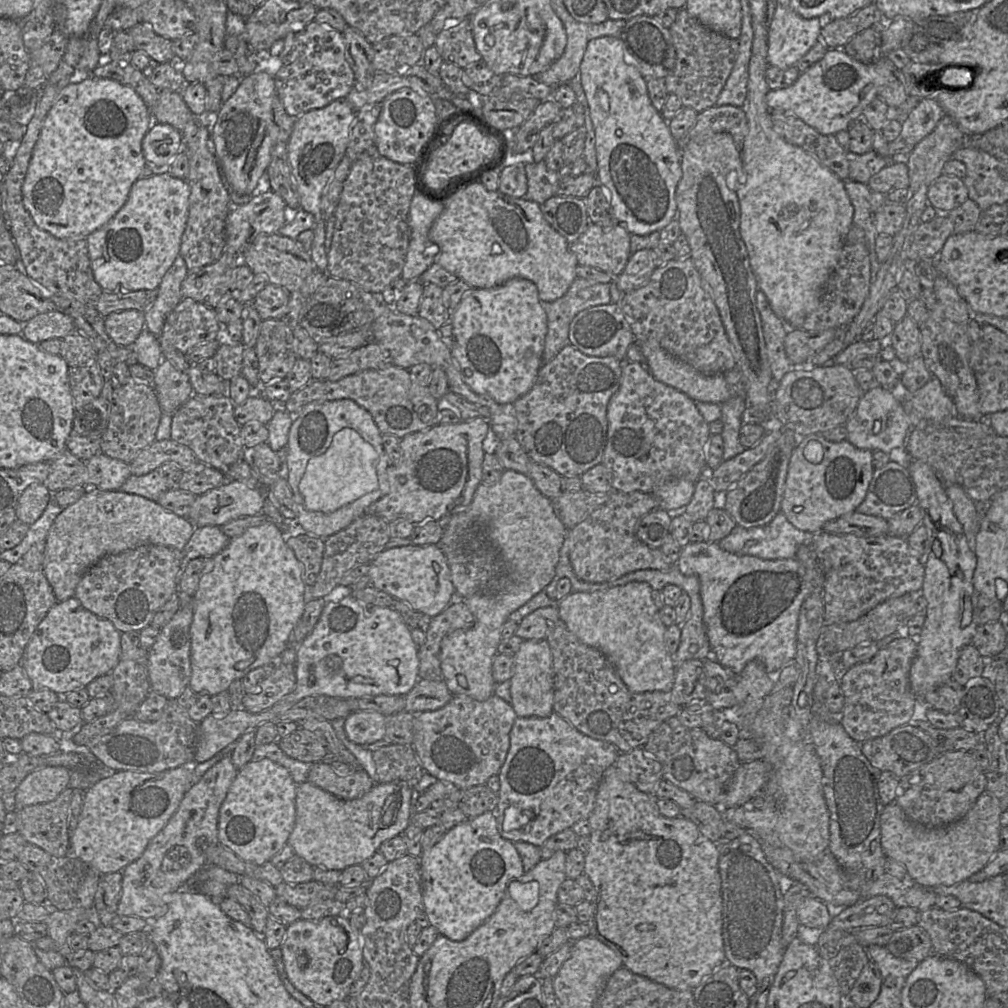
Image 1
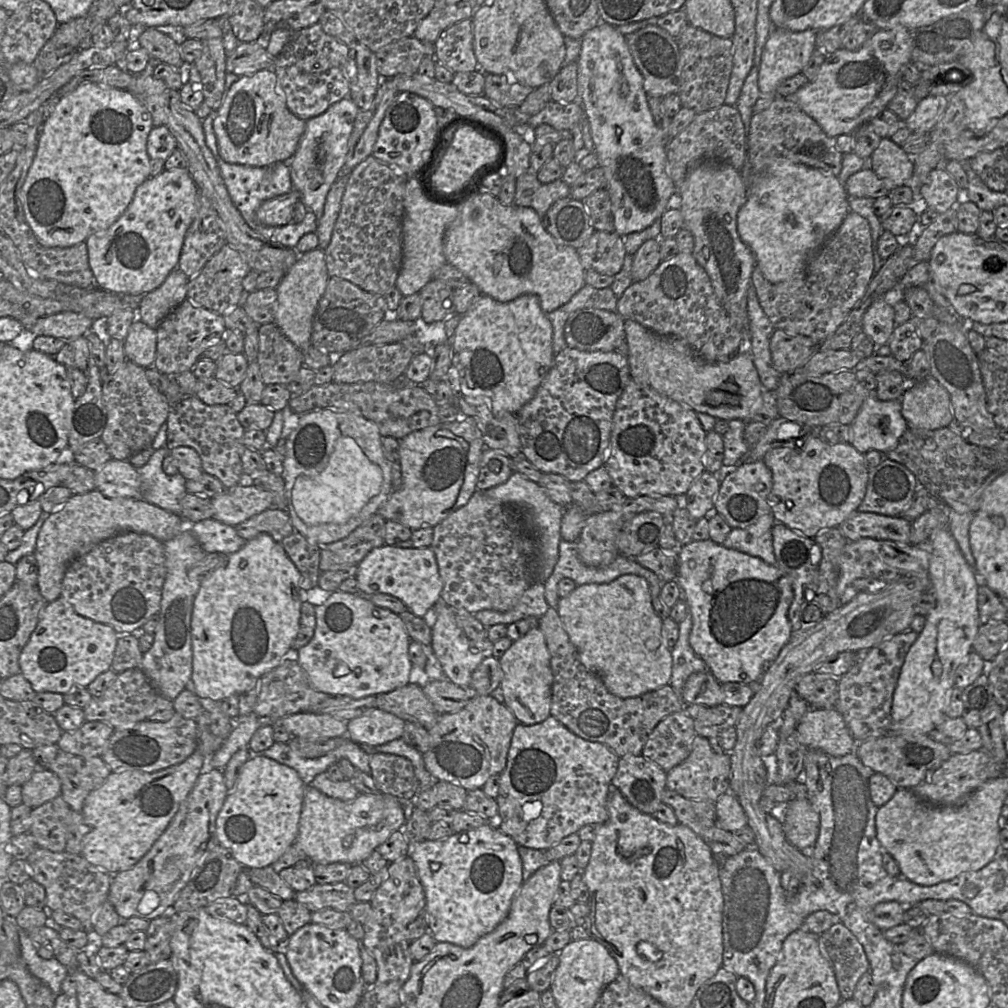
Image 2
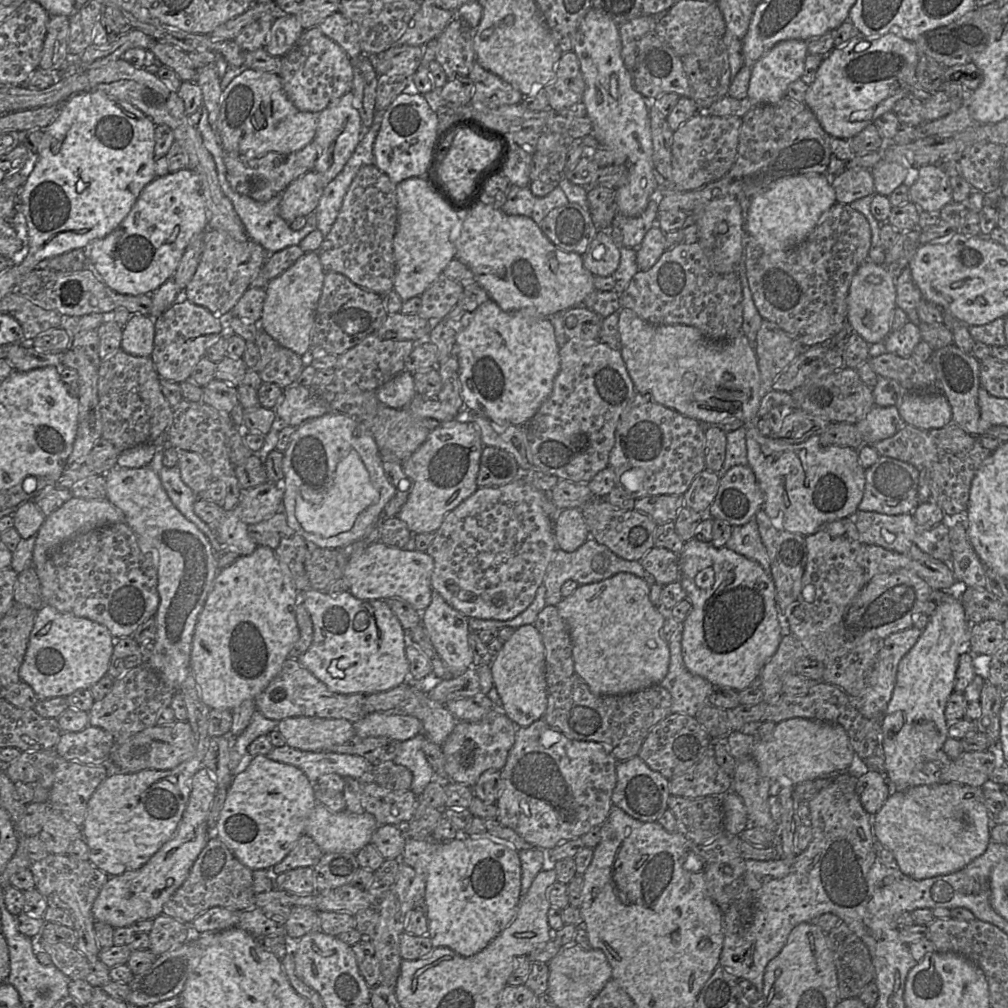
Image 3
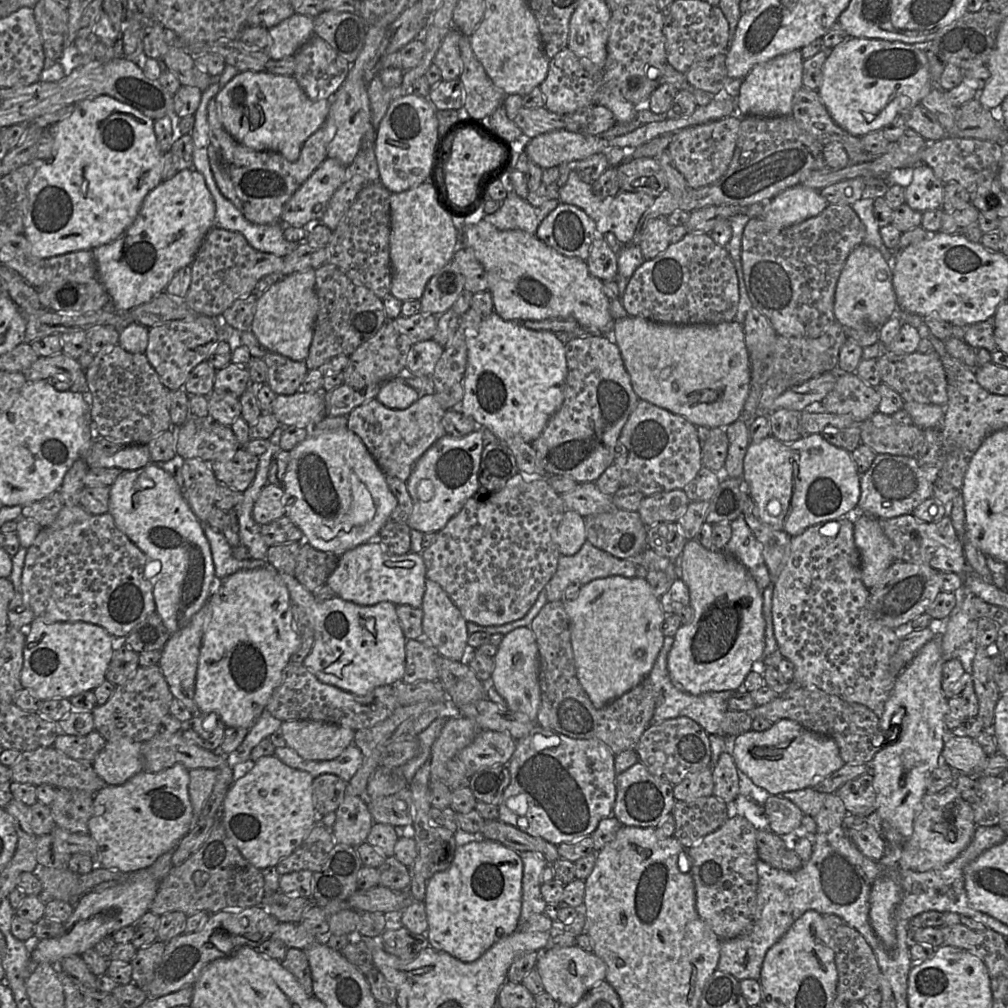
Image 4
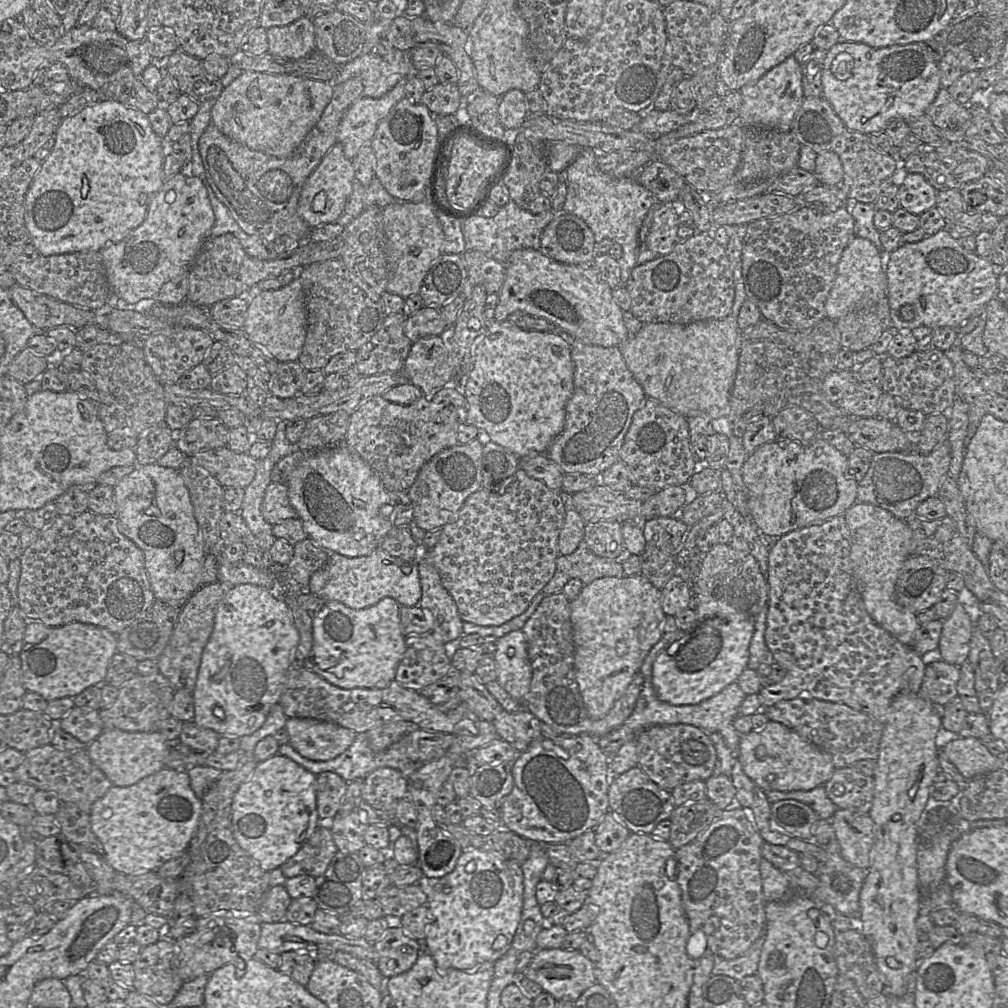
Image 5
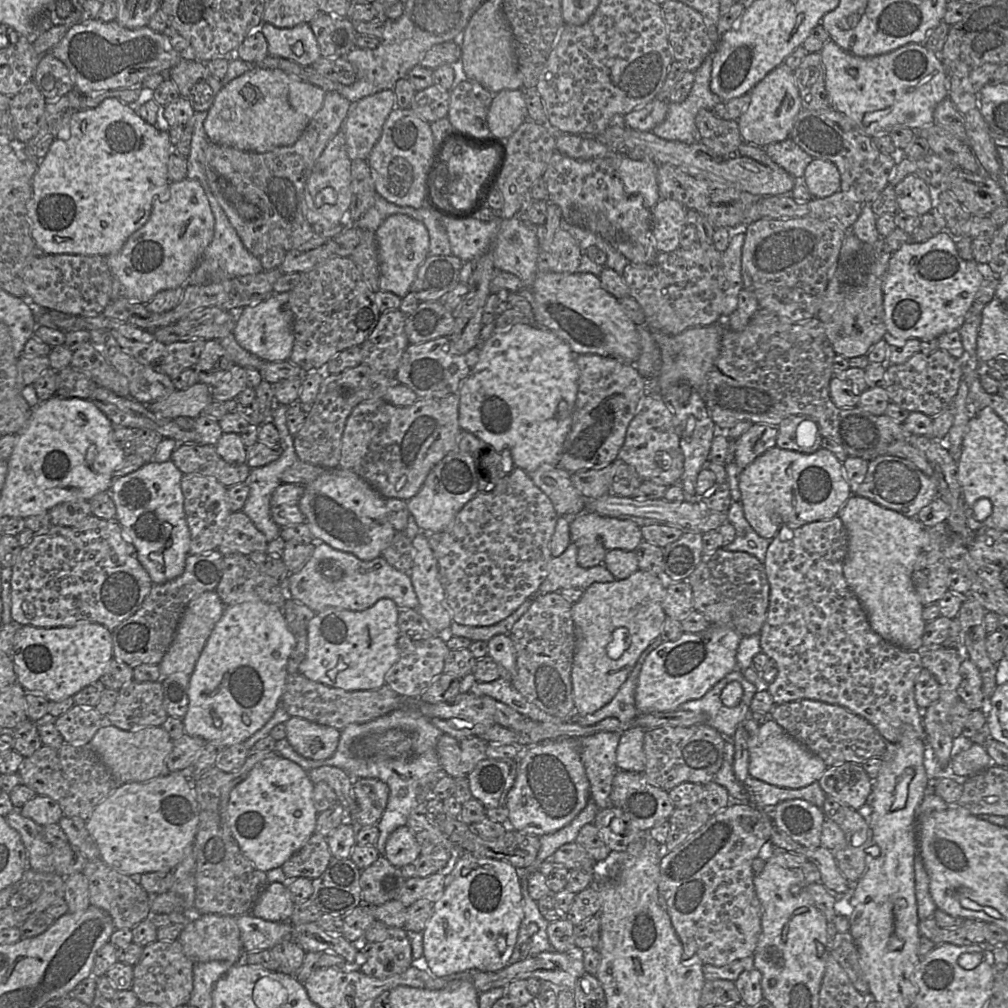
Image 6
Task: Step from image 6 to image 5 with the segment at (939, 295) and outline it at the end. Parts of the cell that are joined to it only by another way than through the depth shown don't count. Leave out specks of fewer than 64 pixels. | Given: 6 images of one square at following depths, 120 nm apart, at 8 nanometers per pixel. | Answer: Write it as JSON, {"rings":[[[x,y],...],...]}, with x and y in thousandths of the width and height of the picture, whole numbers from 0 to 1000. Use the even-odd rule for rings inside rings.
{"rings":[[[939,224],[928,233],[894,243],[885,250],[879,273],[885,323],[891,328],[894,326],[905,328],[913,323],[924,326],[931,324],[951,326],[963,314],[973,313],[983,297],[990,296],[990,273],[986,270],[985,262],[980,257],[957,248]]]}

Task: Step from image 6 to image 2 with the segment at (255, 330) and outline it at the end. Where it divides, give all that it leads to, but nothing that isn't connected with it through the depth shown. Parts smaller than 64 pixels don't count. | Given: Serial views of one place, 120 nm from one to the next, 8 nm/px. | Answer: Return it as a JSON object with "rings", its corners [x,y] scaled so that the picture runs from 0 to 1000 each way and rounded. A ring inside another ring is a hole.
{"rings":[[[314,245],[304,251],[297,252],[295,259],[284,269],[274,285],[275,299],[272,320],[299,348],[310,342],[311,315],[326,276],[321,248]]]}

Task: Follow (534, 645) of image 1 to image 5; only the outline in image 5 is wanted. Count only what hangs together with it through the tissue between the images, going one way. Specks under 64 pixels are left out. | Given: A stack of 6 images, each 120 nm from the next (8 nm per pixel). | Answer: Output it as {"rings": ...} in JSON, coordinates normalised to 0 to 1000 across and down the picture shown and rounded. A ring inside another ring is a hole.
{"rings":[[[507,626],[494,633],[489,654],[493,661],[492,676],[510,694],[520,698],[526,683],[528,663],[519,626]]]}

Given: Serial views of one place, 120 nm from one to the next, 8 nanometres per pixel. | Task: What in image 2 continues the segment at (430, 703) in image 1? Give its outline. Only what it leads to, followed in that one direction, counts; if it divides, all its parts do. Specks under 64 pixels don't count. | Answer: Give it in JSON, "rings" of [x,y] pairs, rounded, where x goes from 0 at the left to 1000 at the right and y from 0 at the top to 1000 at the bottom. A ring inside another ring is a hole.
{"rings":[[[446,675],[427,676],[419,684],[436,707],[452,707],[469,691],[468,686]]]}

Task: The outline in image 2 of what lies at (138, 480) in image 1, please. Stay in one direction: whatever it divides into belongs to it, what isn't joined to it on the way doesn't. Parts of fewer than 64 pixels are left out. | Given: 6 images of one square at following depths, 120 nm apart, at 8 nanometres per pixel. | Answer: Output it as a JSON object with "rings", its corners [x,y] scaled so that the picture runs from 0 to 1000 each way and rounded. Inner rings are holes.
{"rings":[[[166,442],[154,446],[147,458],[135,465],[140,476],[141,496],[179,512],[179,497],[186,489],[185,475],[179,468],[166,471],[161,459],[169,450]]]}

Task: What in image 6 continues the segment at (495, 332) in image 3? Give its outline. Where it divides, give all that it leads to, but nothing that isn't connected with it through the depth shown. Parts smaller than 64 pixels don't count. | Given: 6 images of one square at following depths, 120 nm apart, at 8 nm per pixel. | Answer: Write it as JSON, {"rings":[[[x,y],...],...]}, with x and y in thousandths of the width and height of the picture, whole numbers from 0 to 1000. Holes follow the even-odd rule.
{"rings":[[[531,320],[512,321],[504,329],[489,330],[481,339],[476,341],[474,358],[467,366],[466,371],[458,379],[454,388],[456,425],[470,431],[478,438],[488,442],[496,450],[501,446],[505,446],[509,463],[514,463],[523,469],[530,468],[538,461],[554,461],[560,438],[567,421],[573,380],[574,364],[571,359],[571,351],[560,337],[551,330]]]}

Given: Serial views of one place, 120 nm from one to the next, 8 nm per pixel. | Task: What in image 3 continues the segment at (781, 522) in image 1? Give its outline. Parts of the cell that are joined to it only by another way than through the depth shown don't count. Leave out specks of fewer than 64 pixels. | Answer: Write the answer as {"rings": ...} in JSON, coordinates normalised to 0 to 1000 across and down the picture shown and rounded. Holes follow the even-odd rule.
{"rings":[[[749,515],[735,522],[726,522],[724,535],[719,542],[743,556],[750,557],[761,570],[765,570],[763,553]]]}

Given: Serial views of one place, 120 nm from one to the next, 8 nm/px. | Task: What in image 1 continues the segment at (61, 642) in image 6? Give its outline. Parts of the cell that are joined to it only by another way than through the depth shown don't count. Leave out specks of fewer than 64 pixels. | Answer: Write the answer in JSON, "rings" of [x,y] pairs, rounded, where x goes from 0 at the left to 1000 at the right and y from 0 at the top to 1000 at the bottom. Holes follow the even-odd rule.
{"rings":[[[75,592],[57,597],[34,626],[22,652],[22,660],[31,674],[33,685],[50,684],[58,689],[64,689],[86,682],[98,671],[111,668],[120,655],[120,628],[109,615],[85,604]]]}

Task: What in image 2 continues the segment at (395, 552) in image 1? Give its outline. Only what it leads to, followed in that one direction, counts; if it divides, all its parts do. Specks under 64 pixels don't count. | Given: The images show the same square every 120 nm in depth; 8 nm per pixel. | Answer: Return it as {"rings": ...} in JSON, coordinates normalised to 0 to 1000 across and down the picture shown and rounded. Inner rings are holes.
{"rings":[[[381,540],[368,546],[355,560],[352,571],[356,589],[368,591],[379,588],[397,594],[411,610],[421,613],[438,596],[439,576],[436,570],[433,552],[428,543],[397,544]]]}

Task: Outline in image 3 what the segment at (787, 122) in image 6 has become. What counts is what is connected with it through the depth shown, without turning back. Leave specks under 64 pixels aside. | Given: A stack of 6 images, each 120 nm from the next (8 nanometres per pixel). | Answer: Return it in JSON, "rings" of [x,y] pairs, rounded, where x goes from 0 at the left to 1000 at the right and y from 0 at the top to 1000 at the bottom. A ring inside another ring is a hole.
{"rings":[[[783,39],[774,41],[745,66],[741,97],[748,104],[767,103],[780,95],[784,82],[795,77],[798,71],[799,58],[802,55],[801,41]]]}

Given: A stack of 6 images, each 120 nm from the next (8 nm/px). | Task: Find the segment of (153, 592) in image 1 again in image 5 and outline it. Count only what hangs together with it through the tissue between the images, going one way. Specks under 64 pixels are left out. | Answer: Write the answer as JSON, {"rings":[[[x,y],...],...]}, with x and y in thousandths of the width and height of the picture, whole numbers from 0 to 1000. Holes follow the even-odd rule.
{"rings":[[[89,506],[75,511],[57,511],[21,553],[21,570],[18,579],[18,601],[28,616],[40,616],[46,621],[58,622],[80,617],[104,622],[114,630],[140,612],[155,593],[144,564],[139,544],[121,530],[116,514]]]}

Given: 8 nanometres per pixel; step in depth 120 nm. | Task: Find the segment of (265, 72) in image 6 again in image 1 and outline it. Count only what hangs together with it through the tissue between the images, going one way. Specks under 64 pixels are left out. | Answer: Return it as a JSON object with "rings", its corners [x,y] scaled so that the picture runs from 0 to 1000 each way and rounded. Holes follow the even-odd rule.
{"rings":[[[251,71],[240,76],[235,89],[219,104],[210,131],[217,166],[231,190],[238,194],[250,191],[268,164],[272,145],[286,141],[293,118],[285,113],[271,75]]]}

